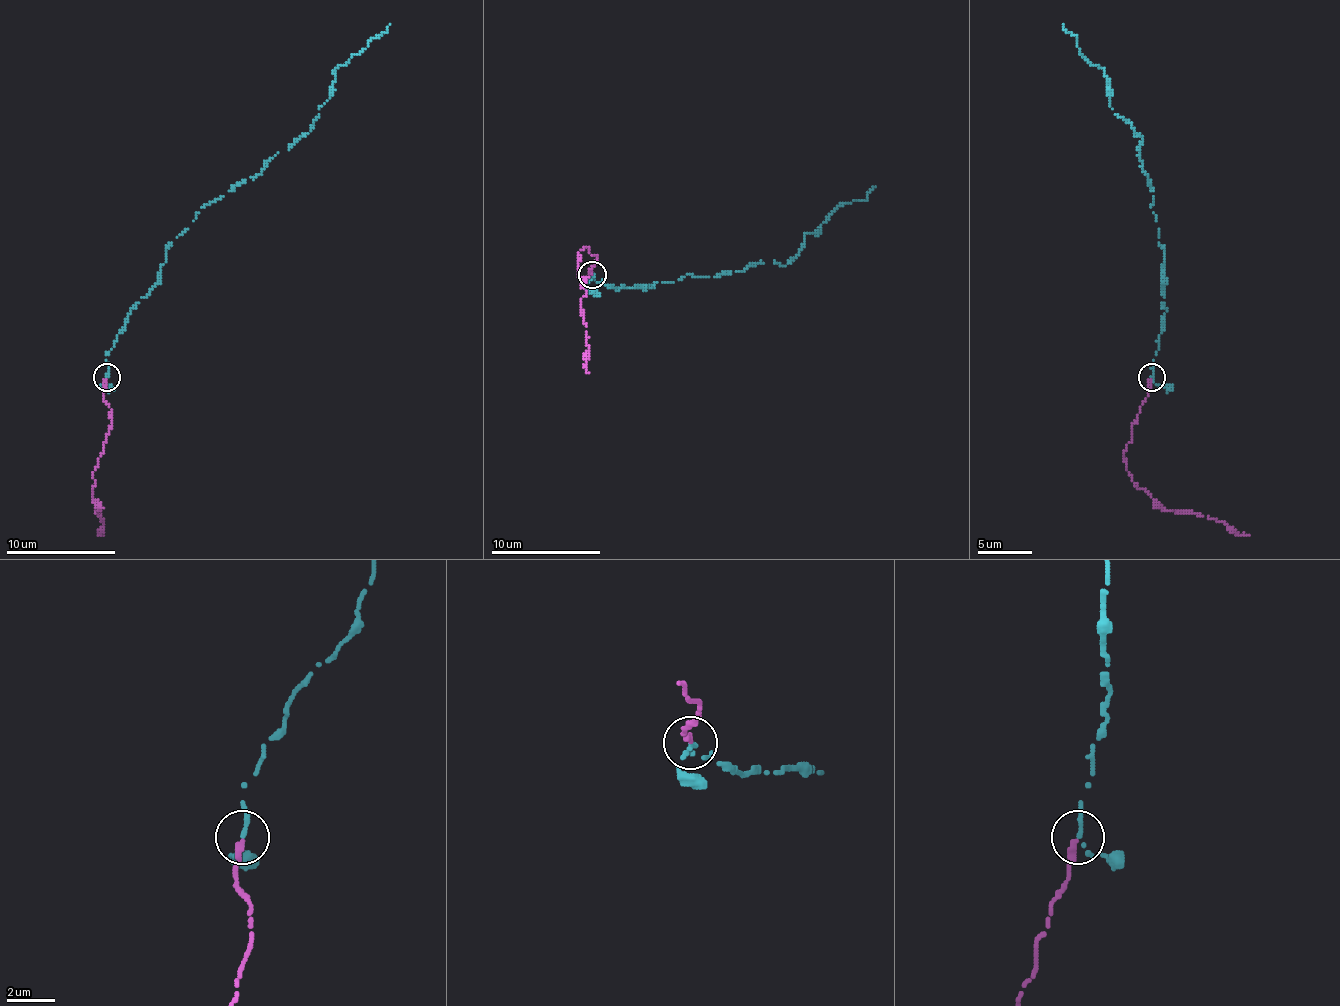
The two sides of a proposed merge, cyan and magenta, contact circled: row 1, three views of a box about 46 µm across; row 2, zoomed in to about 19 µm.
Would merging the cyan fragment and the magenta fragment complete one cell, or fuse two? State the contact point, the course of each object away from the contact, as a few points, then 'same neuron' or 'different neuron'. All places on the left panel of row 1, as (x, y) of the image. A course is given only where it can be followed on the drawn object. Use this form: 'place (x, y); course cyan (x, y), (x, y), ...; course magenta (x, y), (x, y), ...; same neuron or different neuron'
place (107, 377); course cyan (106, 376), (106, 355), (158, 281), (166, 248), (201, 207), (305, 136), (330, 98), (335, 68), (390, 24); course magenta (106, 379), (103, 401), (111, 409), (111, 423), (92, 472), (92, 499), (100, 510), (95, 510), (103, 535); same neuron

